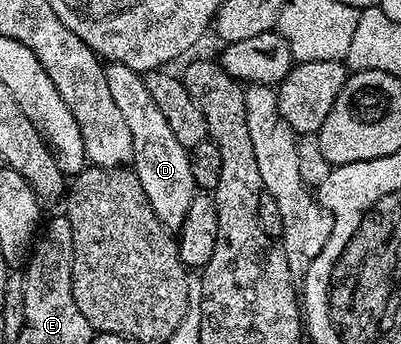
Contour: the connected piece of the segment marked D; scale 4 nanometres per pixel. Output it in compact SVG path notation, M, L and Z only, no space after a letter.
M113 63L107 64L105 70L108 91L112 91L112 99L116 107L120 107L120 115L124 115L128 131L132 131L132 172L140 179L140 187L152 211L156 211L156 219L160 219L167 229L177 231L181 229L188 207L192 207L192 199L196 196L190 154L176 139L164 111L160 111L152 99L143 74Z

